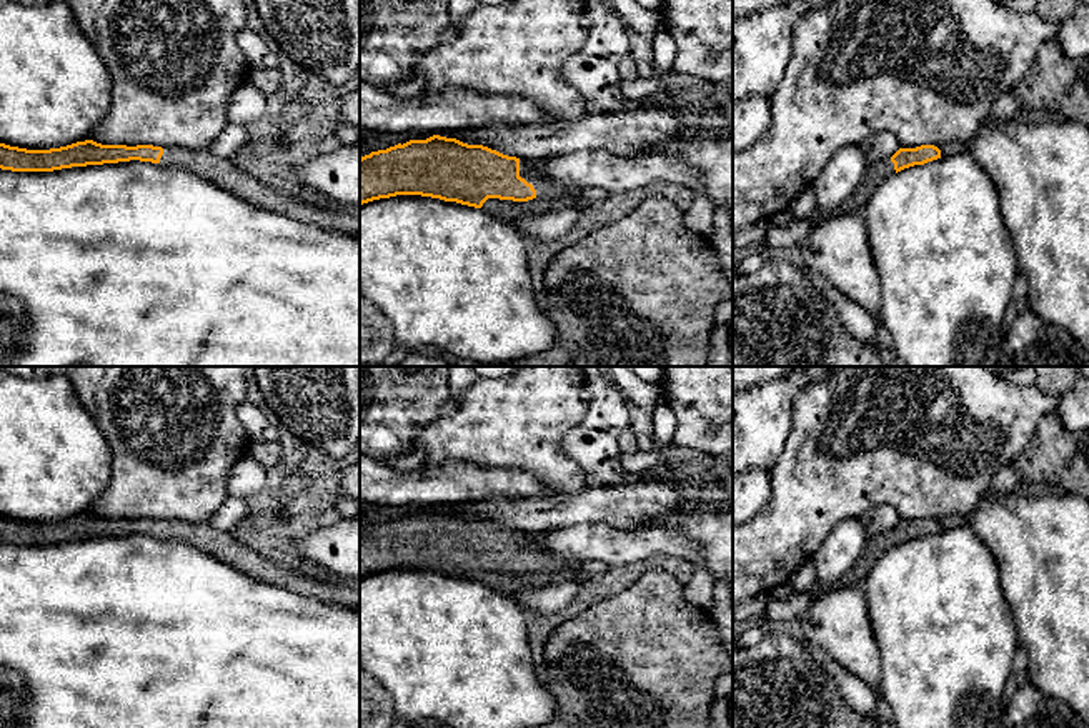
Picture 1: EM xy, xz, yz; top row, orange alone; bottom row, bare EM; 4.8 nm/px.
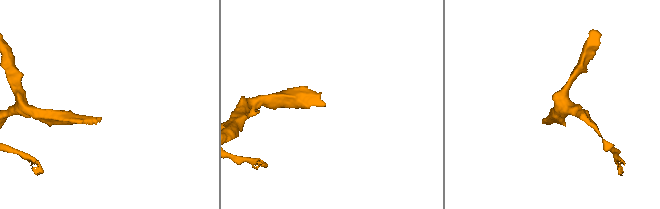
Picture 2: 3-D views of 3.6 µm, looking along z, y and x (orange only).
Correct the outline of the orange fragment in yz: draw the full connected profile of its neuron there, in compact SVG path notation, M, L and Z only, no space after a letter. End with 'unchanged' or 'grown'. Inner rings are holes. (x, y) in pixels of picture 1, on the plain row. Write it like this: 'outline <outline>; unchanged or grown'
outline M921 518L916 521L899 521L891 531L869 535L863 555L858 558L848 575L831 586L863 585L864 578L878 560L894 546L927 535L941 531L941 523L934 518Z; grown

